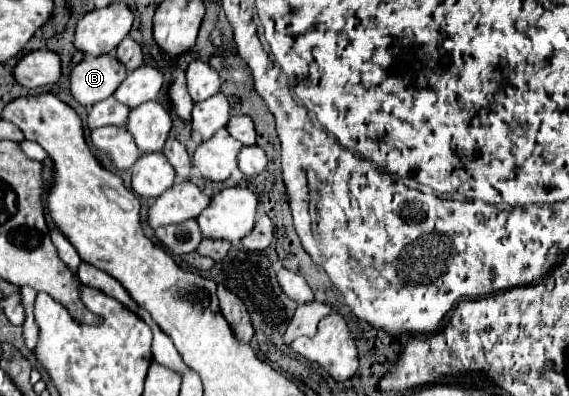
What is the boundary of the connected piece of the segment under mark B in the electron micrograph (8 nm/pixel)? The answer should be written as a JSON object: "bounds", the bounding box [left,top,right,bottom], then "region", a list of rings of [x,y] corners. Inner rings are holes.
{"bounds":[70,55,126,109],"region":[[[114,55],[84,57],[70,71],[70,95],[88,109],[110,97],[124,79],[126,69]]]}

